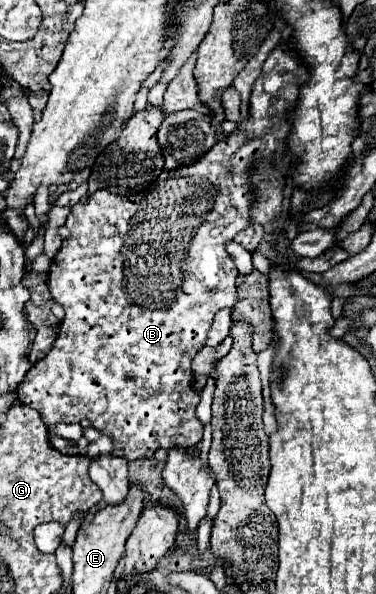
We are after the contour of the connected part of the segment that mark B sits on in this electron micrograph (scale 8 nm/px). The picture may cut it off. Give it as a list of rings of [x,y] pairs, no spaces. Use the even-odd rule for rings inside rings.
[[[280,42],[278,50],[272,50],[268,60],[262,66],[262,76],[256,80],[254,88],[252,88],[252,98],[250,98],[250,114],[246,120],[238,122],[236,130],[216,142],[208,154],[204,154],[196,164],[180,168],[180,170],[172,170],[172,172],[162,172],[158,176],[158,180],[154,182],[154,186],[142,194],[136,196],[116,196],[110,194],[108,190],[96,190],[94,194],[88,196],[88,200],[82,204],[74,204],[70,208],[70,214],[66,218],[66,228],[70,230],[70,236],[62,240],[62,248],[58,250],[58,254],[52,258],[52,266],[48,272],[48,288],[50,294],[54,298],[54,302],[58,302],[66,316],[60,322],[60,330],[58,330],[58,338],[52,346],[52,350],[44,356],[44,360],[38,360],[28,374],[24,376],[22,384],[18,386],[18,400],[34,410],[40,412],[42,420],[48,426],[54,426],[58,422],[80,422],[84,418],[88,418],[92,422],[94,428],[98,428],[102,434],[108,434],[114,440],[114,456],[124,456],[126,460],[138,460],[138,458],[150,458],[158,448],[186,448],[186,446],[196,446],[202,440],[202,424],[196,418],[194,410],[196,404],[200,402],[200,394],[192,388],[192,368],[190,362],[194,358],[194,354],[204,346],[206,342],[206,332],[214,320],[214,314],[222,308],[232,310],[236,304],[236,276],[238,270],[234,266],[234,262],[230,260],[230,256],[226,254],[226,242],[230,242],[240,230],[244,230],[250,222],[252,222],[252,210],[256,206],[256,192],[254,192],[254,184],[252,184],[252,176],[254,176],[254,166],[258,162],[264,160],[272,160],[272,162],[282,162],[286,156],[286,142],[290,136],[290,122],[288,122],[288,114],[294,110],[294,104],[298,102],[298,92],[300,86],[306,82],[302,68],[306,70],[306,66],[300,64],[300,54],[292,48],[292,44],[288,42]],[[276,72],[284,78],[282,86],[276,92],[266,92],[264,90],[264,76]]]

